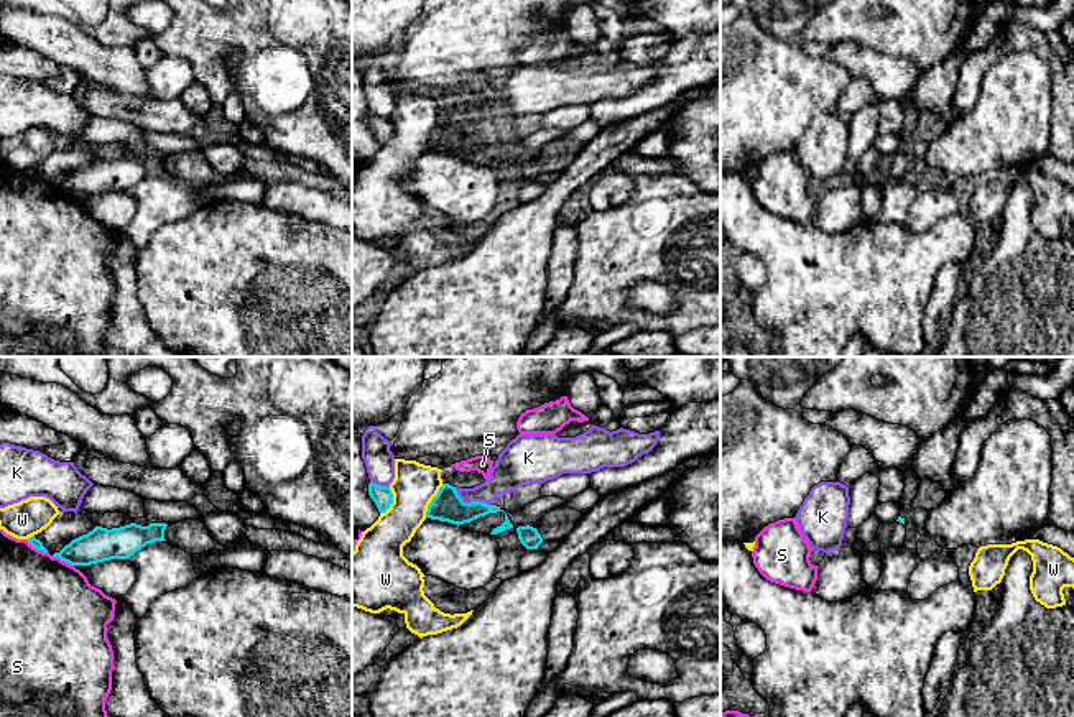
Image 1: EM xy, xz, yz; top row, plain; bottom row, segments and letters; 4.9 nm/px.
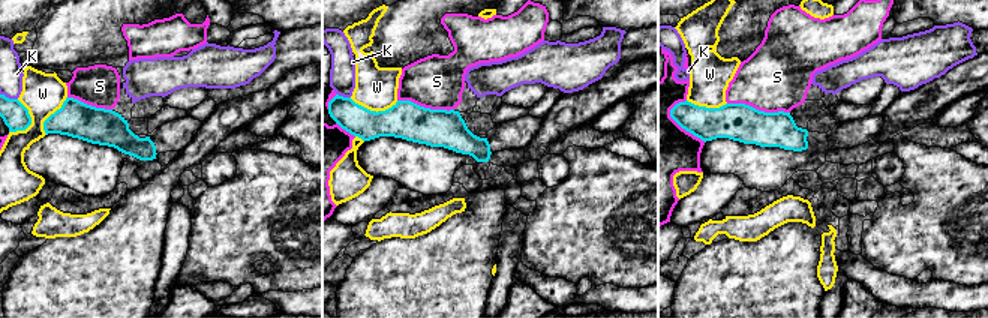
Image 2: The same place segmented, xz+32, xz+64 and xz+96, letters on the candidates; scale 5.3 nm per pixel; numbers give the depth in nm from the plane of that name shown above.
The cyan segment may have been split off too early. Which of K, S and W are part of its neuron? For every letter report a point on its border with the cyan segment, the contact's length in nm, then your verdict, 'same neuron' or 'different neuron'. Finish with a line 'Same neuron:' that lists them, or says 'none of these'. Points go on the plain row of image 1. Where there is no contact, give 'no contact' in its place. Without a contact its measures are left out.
K: meets cyan in xz at (471, 134); contact 200 nm long; different neuron
S: meets cyan in xy at (63, 191); contact 120 nm long; different neuron
W: meets cyan in xz at (431, 132); contact 190 nm long; different neuron
Same neuron: none of these

